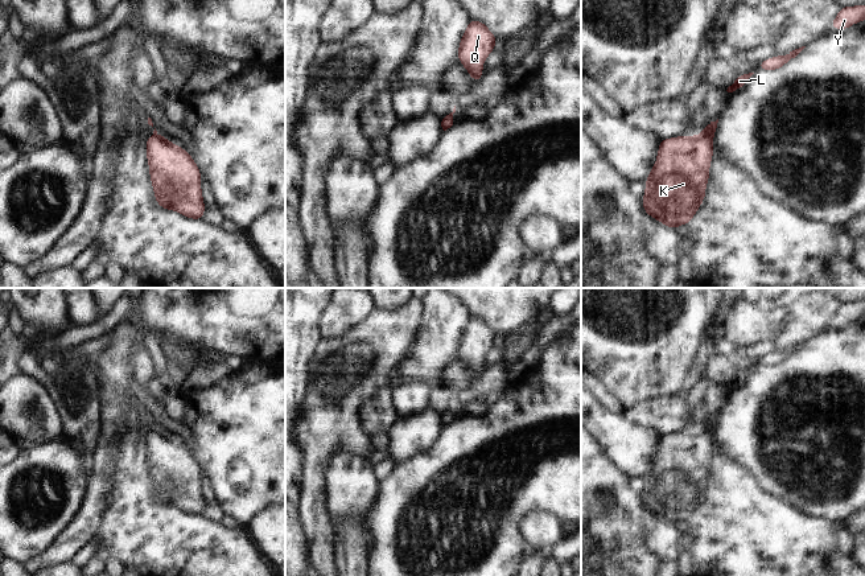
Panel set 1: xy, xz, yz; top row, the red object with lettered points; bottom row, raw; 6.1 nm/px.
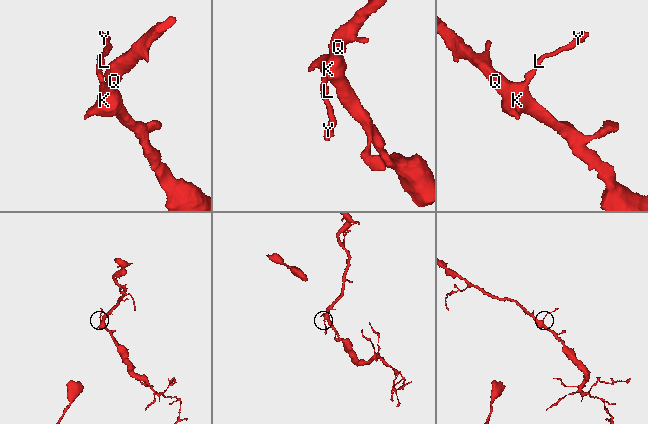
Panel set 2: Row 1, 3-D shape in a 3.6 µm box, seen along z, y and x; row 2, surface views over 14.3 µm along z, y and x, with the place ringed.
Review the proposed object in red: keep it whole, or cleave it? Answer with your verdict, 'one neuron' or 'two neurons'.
one neuron

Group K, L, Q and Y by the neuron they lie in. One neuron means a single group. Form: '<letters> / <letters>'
K L Q Y

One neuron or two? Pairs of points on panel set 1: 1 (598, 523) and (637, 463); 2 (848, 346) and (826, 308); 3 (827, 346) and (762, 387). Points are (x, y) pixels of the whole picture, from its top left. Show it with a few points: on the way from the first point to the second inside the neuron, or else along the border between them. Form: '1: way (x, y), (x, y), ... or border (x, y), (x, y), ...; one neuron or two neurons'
1: border (606, 455), (630, 477); two neurons
2: border (830, 323), (806, 342); two neurons
3: way (811, 362), (804, 369), (785, 371), (778, 378); one neuron

